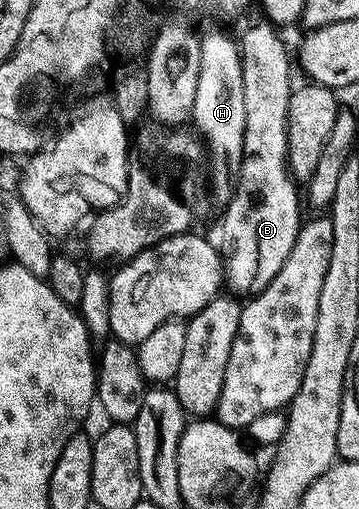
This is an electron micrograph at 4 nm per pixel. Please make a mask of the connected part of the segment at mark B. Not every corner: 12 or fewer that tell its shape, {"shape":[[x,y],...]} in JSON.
{"shape":[[259,19],[237,37],[245,141],[219,234],[226,288],[289,259],[293,61]]}

